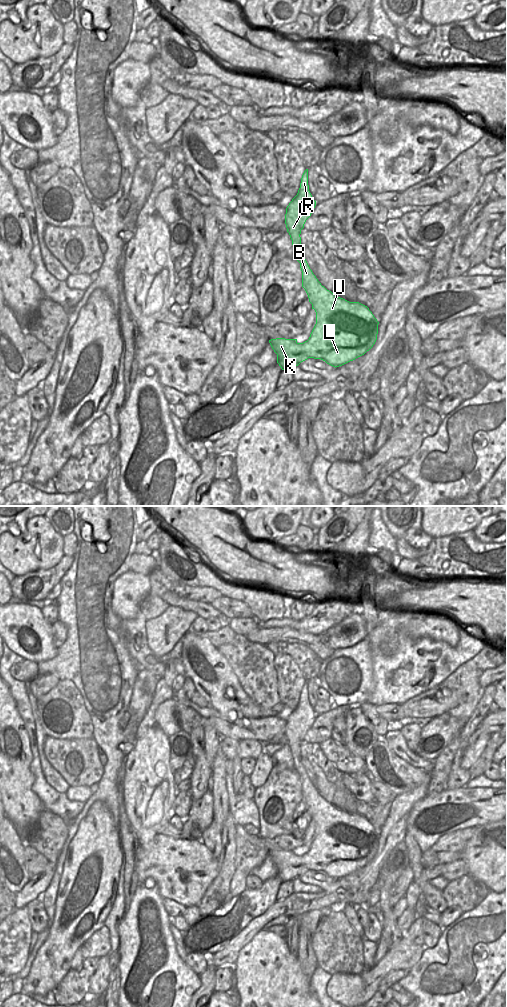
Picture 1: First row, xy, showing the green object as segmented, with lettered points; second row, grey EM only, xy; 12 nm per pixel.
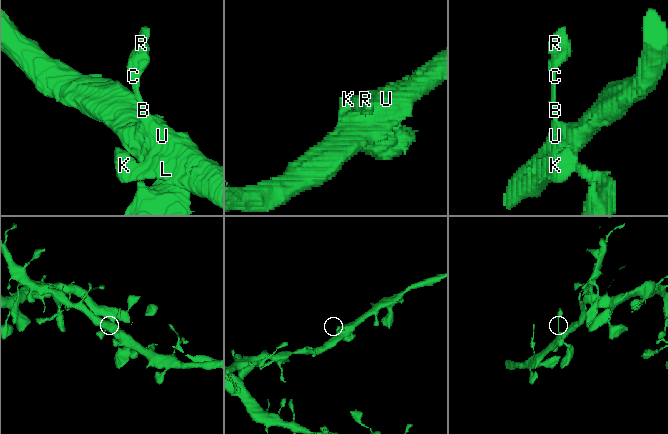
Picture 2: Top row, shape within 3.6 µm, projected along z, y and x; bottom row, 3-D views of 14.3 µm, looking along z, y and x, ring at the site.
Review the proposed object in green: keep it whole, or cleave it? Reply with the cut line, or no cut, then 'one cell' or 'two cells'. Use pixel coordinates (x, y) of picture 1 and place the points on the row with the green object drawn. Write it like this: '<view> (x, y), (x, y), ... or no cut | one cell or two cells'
no cut | one cell

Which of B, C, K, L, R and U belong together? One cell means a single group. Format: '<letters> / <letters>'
B C K L R U

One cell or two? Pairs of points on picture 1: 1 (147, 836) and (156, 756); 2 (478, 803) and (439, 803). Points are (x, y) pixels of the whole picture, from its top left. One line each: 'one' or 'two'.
1: one
2: one

